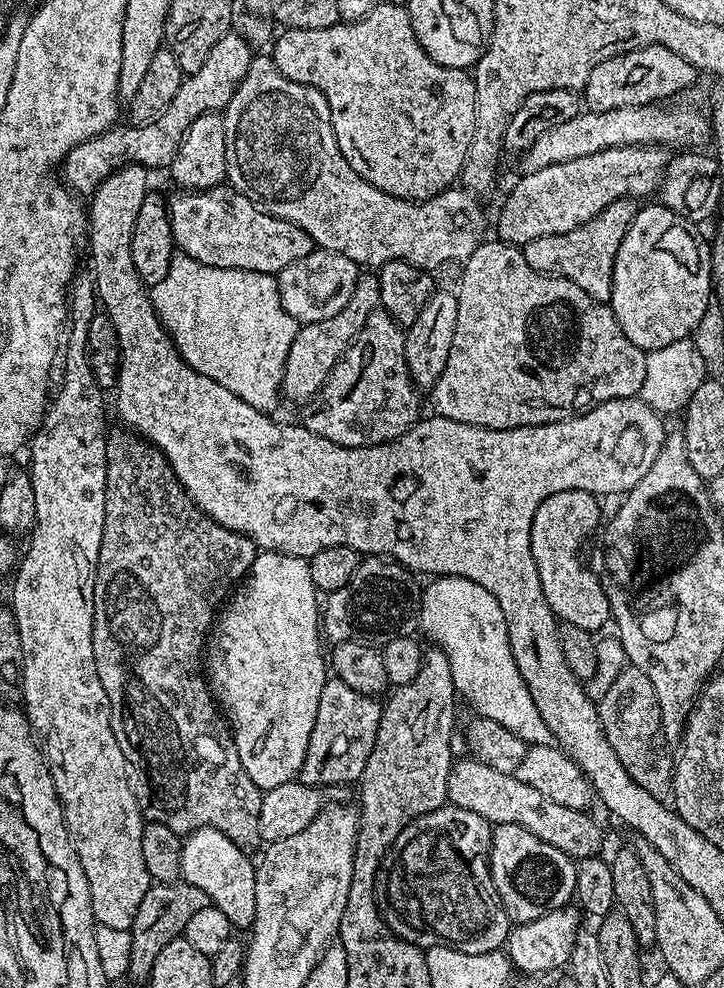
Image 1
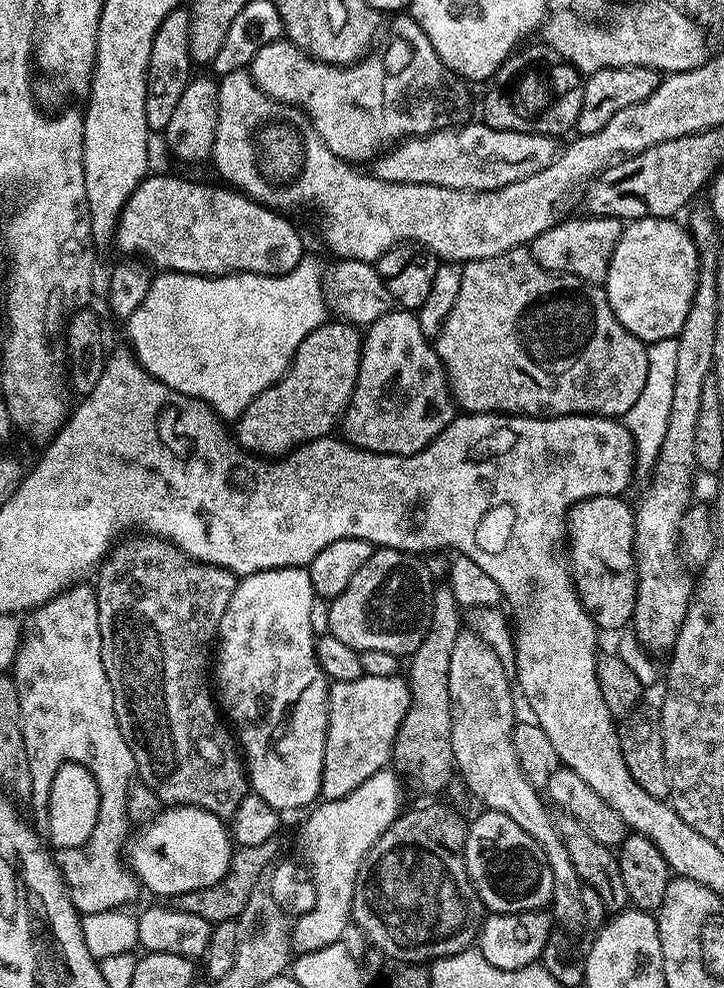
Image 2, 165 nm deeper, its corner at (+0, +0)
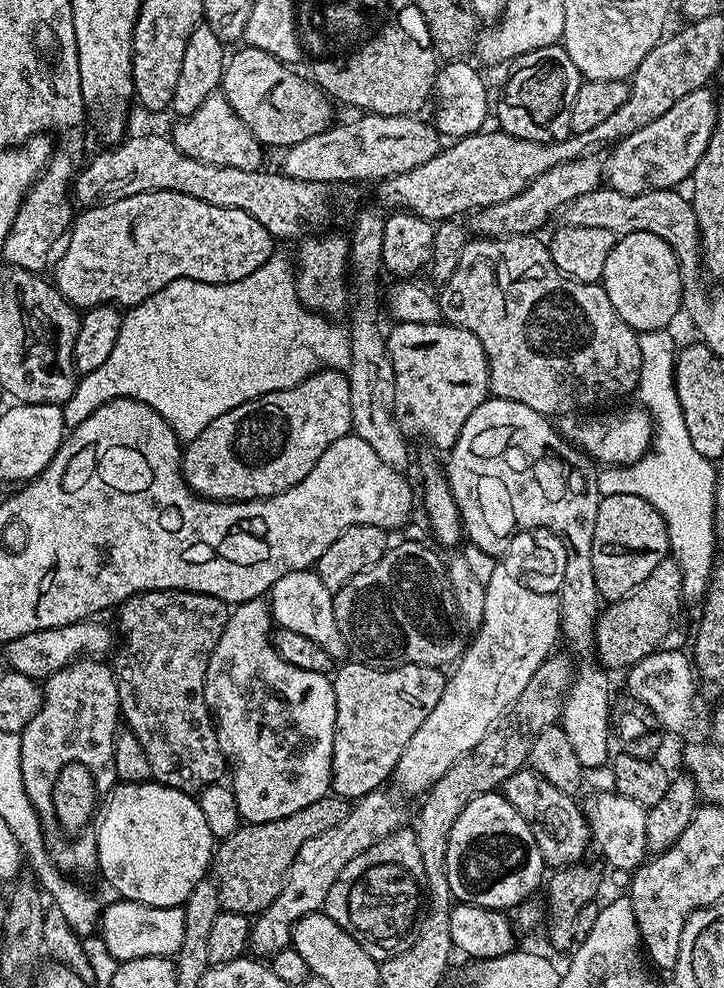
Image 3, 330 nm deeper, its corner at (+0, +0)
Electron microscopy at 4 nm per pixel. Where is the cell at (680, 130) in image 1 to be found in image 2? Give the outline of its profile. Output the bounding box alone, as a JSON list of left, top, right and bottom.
[371,122,558,192]

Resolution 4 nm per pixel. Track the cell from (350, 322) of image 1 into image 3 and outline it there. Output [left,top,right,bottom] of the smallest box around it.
[180,368,352,500]

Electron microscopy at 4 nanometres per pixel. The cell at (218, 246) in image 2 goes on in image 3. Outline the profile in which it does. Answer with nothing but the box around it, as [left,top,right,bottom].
[54,192,274,310]

